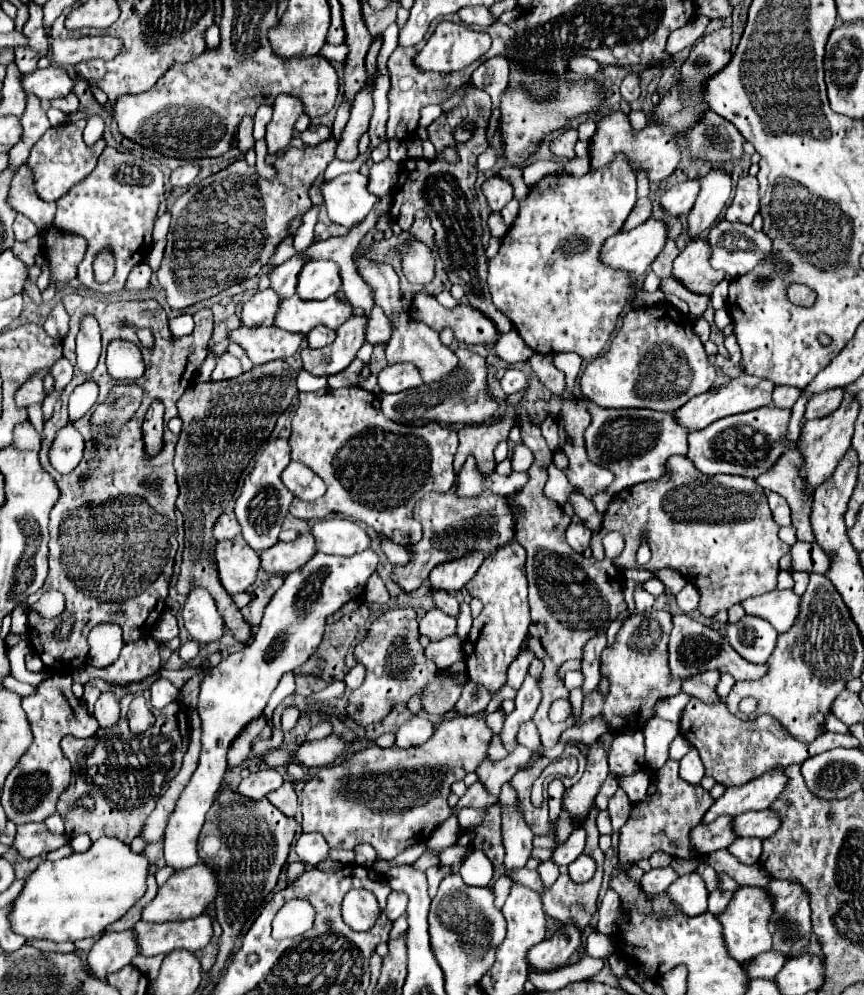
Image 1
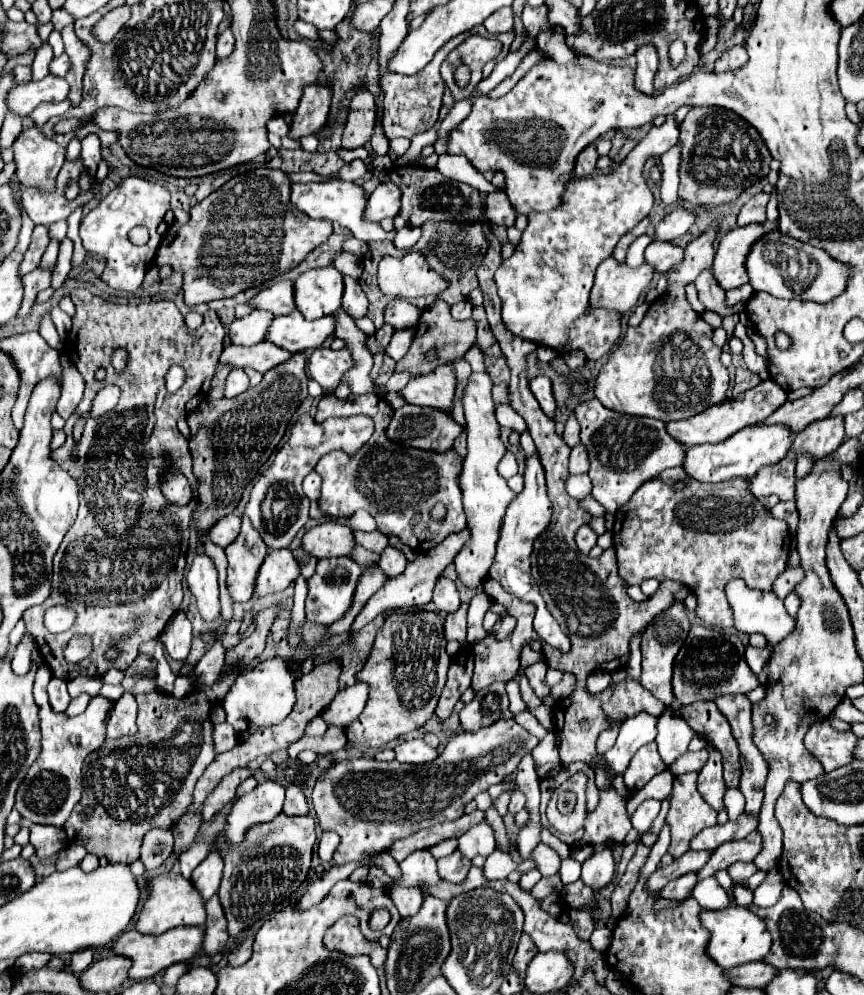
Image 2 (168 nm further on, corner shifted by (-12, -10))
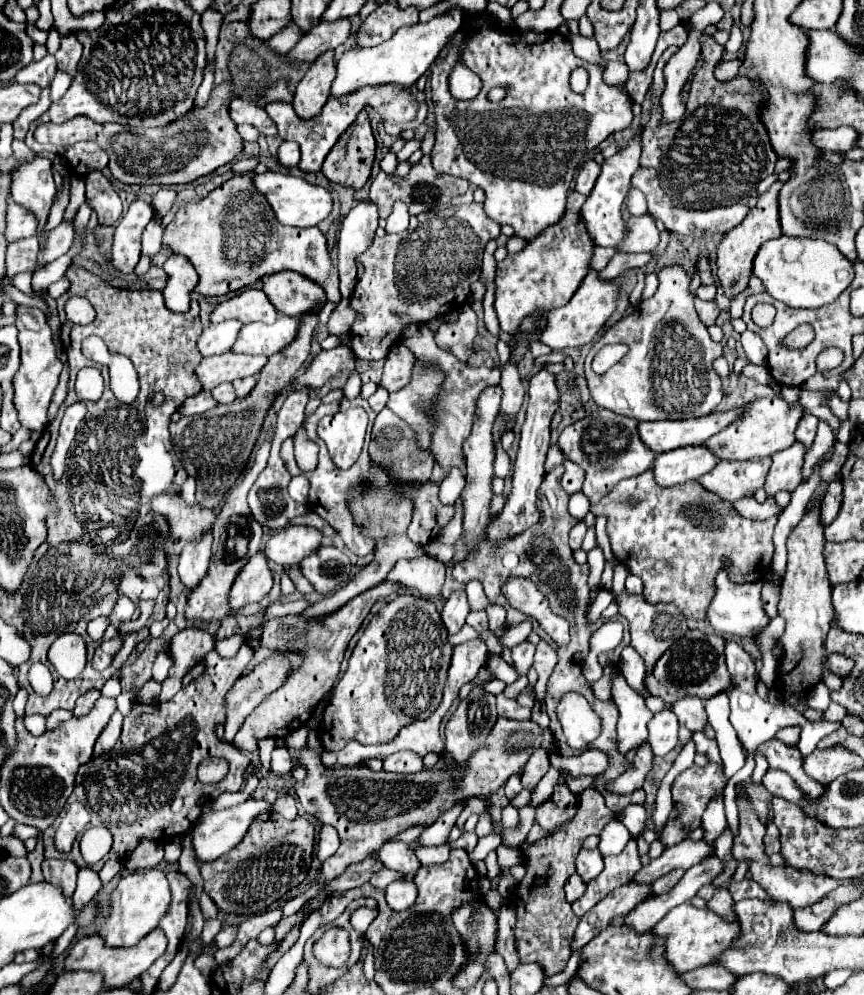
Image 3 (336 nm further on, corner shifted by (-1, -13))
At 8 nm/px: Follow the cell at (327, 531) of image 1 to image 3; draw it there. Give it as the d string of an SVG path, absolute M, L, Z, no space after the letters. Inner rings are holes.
M287 526L273 534L265 544L265 556L279 566L299 564L305 556L321 546L323 534L309 526Z

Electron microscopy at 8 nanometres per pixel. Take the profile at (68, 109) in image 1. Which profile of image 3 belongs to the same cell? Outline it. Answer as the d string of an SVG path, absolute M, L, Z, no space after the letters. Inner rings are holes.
M75 36L61 38L61 48L55 54L55 58L59 62L59 70L75 74L77 62L81 58L81 52L83 52L83 46L81 46L81 42Z

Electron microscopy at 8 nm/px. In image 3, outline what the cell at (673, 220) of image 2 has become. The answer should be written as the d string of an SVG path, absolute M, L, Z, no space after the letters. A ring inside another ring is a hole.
M649 214L631 216L627 226L629 226L629 238L621 242L621 252L631 254L631 252L653 252L655 250L659 242L659 230L653 218L649 218Z

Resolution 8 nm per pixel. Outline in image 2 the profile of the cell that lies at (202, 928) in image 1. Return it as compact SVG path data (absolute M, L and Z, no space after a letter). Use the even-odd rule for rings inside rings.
M174 927L162 935L142 935L136 929L130 929L118 937L118 941L112 945L112 951L116 955L124 955L132 959L132 969L130 969L130 979L148 979L154 977L156 973L164 971L166 967L182 961L190 961L196 955L202 953L204 947L204 927Z

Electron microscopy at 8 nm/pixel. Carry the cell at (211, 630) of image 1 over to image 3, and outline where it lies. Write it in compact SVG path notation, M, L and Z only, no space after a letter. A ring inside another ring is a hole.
M207 530L201 538L189 542L179 556L179 576L185 588L195 588L197 582L207 574L211 560L213 532Z

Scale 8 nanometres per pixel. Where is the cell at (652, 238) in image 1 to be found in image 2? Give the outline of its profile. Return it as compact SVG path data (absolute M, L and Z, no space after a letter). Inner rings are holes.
M608 257L596 269L596 281L590 295L592 307L616 309L620 313L630 311L640 295L646 293L654 273L656 269L650 263L628 267L626 263L618 263L616 259Z

